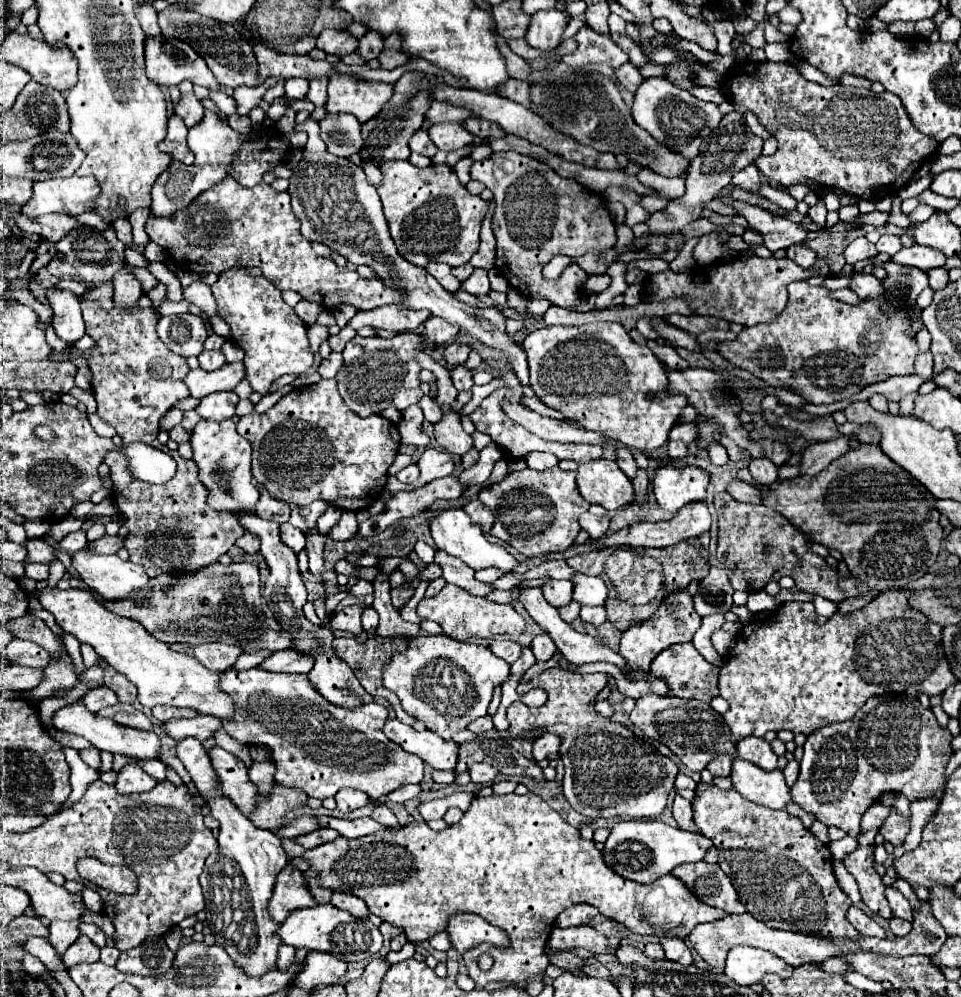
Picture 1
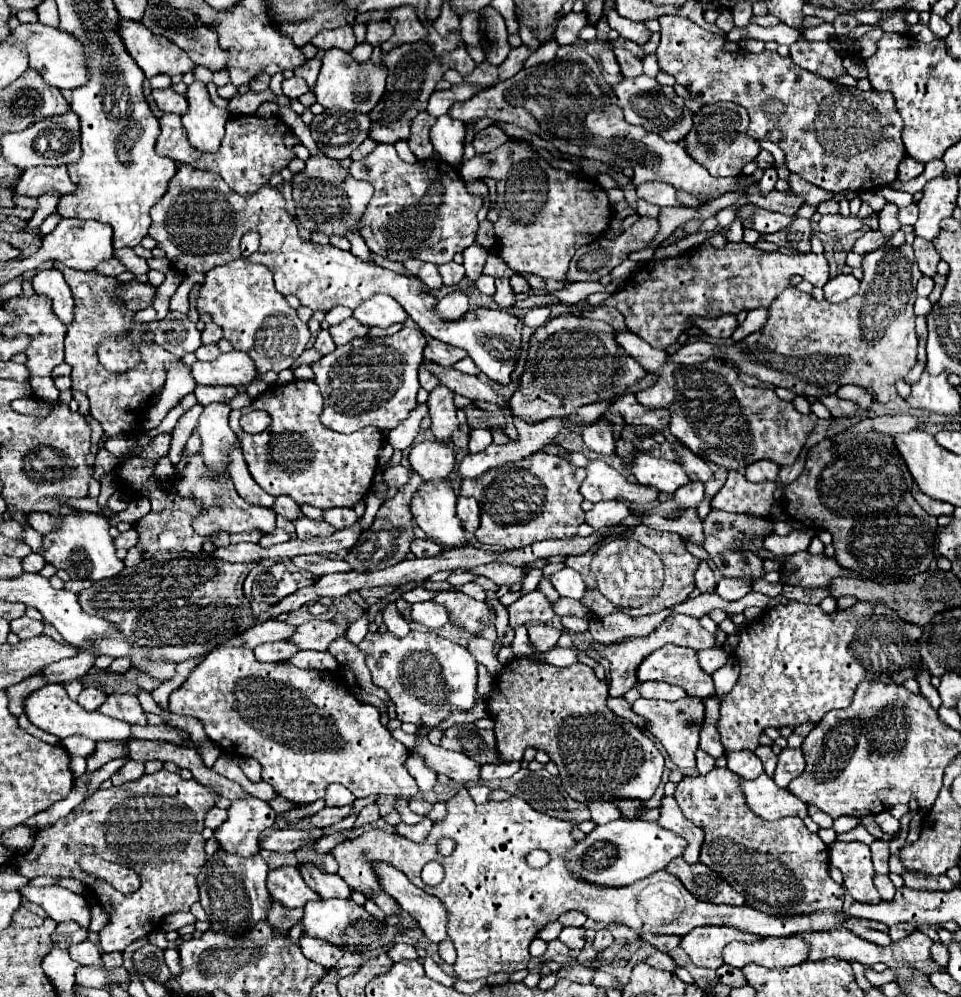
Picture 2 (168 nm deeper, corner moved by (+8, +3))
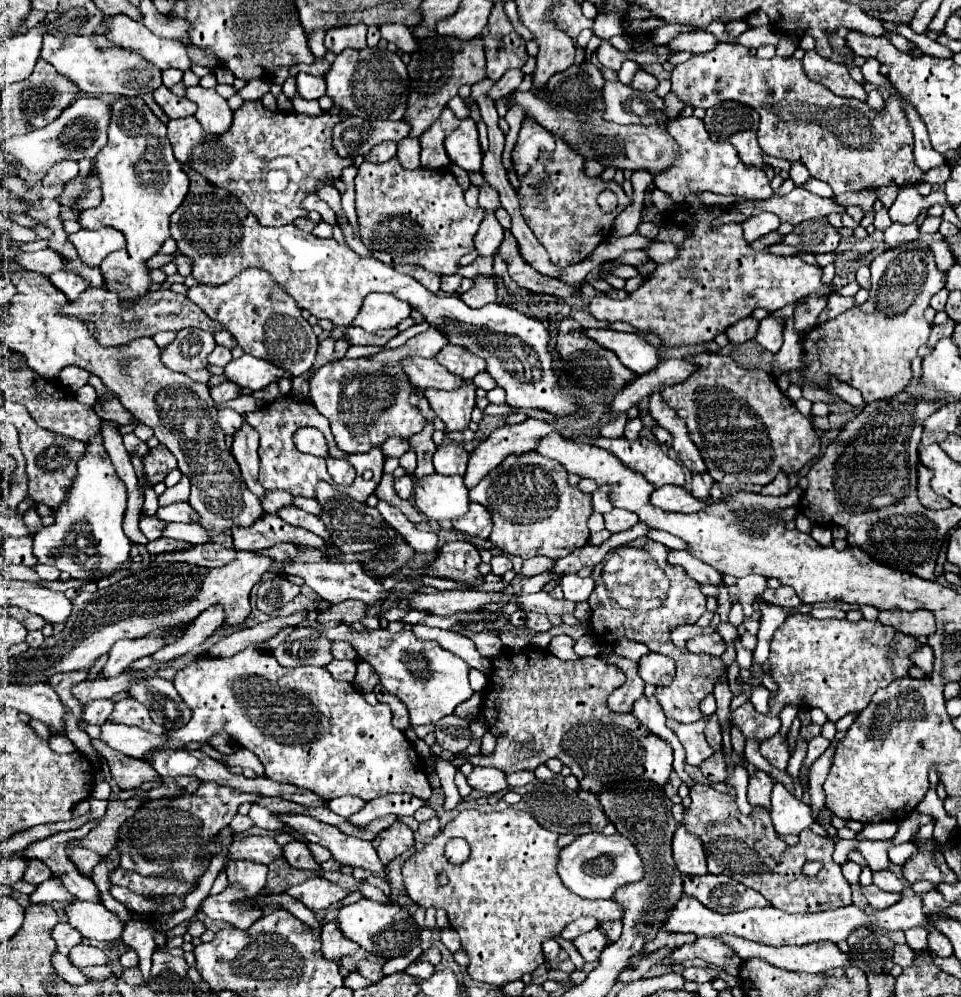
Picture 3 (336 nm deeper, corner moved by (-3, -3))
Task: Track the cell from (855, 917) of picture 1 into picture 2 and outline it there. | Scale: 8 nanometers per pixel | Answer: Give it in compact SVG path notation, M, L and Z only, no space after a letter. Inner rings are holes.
M854 924L854 926L852 926L852 932L854 932L856 936L860 936L860 938L864 938L864 940L868 940L868 942L874 942L874 944L880 944L880 946L888 946L888 944L892 942L888 934L878 932L878 930L864 928L864 926L860 926L860 924Z

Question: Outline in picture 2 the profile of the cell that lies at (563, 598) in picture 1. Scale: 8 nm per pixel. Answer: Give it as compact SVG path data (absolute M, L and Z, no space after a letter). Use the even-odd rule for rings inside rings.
M540 590L528 592L522 598L518 598L514 604L508 606L508 612L510 612L512 630L516 630L518 626L522 626L528 620L540 620L540 622L548 624L556 616L552 610L552 604Z

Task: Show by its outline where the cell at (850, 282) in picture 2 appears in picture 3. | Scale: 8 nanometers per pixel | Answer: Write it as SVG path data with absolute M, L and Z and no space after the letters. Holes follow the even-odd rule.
M835 292L829 294L829 298L827 298L827 306L825 306L823 312L819 314L817 324L823 324L823 322L827 322L827 320L833 320L833 316L837 316L837 314L849 310L853 304L855 304L855 302L853 302L851 296L845 298L845 296L839 296L839 294L835 294Z

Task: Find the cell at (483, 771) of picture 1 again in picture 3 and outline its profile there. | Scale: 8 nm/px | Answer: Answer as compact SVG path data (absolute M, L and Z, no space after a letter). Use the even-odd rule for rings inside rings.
M523 770L523 772L513 772L513 774L507 774L507 782L511 788L517 788L517 786L525 786L529 782L535 780L535 774L529 772L529 770Z

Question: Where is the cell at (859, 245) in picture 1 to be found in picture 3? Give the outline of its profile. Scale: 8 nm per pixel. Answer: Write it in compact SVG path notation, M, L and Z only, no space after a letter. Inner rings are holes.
M895 222L891 228L885 230L885 242L889 246L899 246L909 240L917 240L917 234L919 234L917 222L913 222L913 224L897 224Z

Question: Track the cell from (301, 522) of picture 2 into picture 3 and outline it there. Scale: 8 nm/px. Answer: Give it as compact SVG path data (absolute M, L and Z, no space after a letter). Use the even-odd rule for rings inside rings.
M285 506L285 508L279 508L279 510L277 510L277 516L279 516L281 520L285 520L287 524L291 524L291 526L305 528L305 530L309 530L309 532L315 532L317 536L325 536L325 540L331 540L331 538L329 538L329 532L327 532L327 528L321 524L321 520L319 520L317 516L305 512L305 510L299 510L299 508L295 508L295 506Z

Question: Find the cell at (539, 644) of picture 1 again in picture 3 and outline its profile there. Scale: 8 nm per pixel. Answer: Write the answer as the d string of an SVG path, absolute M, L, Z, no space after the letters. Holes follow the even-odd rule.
M553 636L547 650L561 660L577 660L580 657L573 652L573 644L575 644L575 640L569 636Z

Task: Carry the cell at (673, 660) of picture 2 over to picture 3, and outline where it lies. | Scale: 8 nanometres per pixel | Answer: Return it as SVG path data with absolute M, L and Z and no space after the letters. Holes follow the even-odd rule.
M649 652L639 660L639 674L649 684L655 686L669 684L669 680L673 680L673 672L675 672L675 664L667 656Z

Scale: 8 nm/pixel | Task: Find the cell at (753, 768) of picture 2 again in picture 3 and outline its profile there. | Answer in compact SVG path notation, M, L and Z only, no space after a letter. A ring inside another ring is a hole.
M757 770L753 778L749 778L749 790L747 798L751 806L759 806L769 810L771 808L771 790L773 790L773 778L767 772Z

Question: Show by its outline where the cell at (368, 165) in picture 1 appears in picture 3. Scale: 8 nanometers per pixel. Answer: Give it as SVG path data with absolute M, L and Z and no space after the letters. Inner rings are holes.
M381 142L365 154L365 160L367 162L385 162L385 160L391 160L395 156L395 152L397 152L395 142Z

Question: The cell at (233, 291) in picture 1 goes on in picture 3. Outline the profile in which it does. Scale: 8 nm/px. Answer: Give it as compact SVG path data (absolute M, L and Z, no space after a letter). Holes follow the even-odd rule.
M247 268L229 284L221 284L219 288L199 284L189 288L187 296L211 320L221 322L223 328L237 338L239 346L247 354L265 358L285 372L291 372L293 376L301 376L313 366L319 346L317 336L311 324L301 316L301 308L297 306L297 302L285 290L279 290L267 272L261 272L259 268Z

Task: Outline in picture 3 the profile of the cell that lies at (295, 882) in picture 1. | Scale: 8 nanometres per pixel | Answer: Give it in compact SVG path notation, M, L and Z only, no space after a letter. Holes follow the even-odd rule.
M323 876L321 878L309 878L299 886L291 886L287 890L287 894L301 900L309 910L329 908L331 904L337 904L339 900L349 896L349 892L345 888L341 888L335 882L325 880Z

